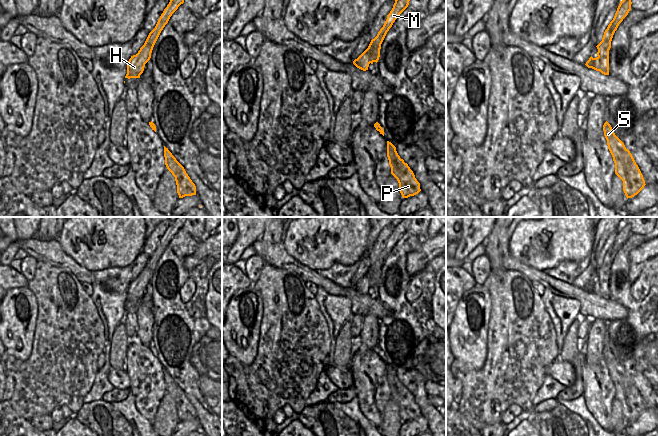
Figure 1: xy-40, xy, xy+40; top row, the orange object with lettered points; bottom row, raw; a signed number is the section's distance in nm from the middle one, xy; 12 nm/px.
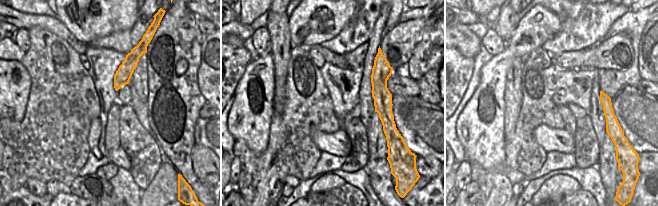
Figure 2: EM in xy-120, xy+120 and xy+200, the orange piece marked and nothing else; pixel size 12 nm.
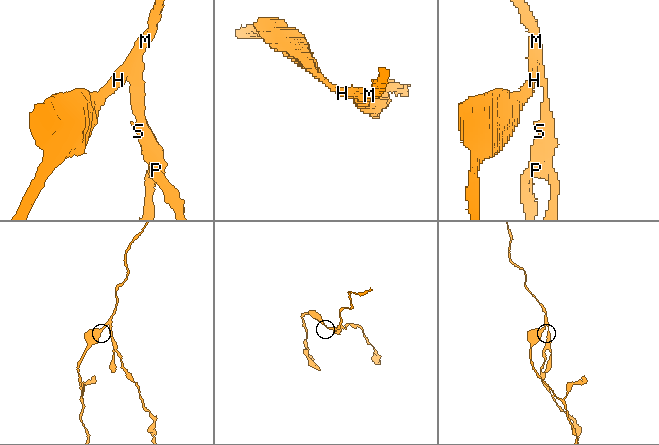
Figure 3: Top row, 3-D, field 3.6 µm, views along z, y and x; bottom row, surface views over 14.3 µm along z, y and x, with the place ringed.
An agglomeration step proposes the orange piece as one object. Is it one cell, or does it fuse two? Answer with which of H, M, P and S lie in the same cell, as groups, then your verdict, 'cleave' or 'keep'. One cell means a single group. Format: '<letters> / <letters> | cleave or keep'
H M / P S | cleave

